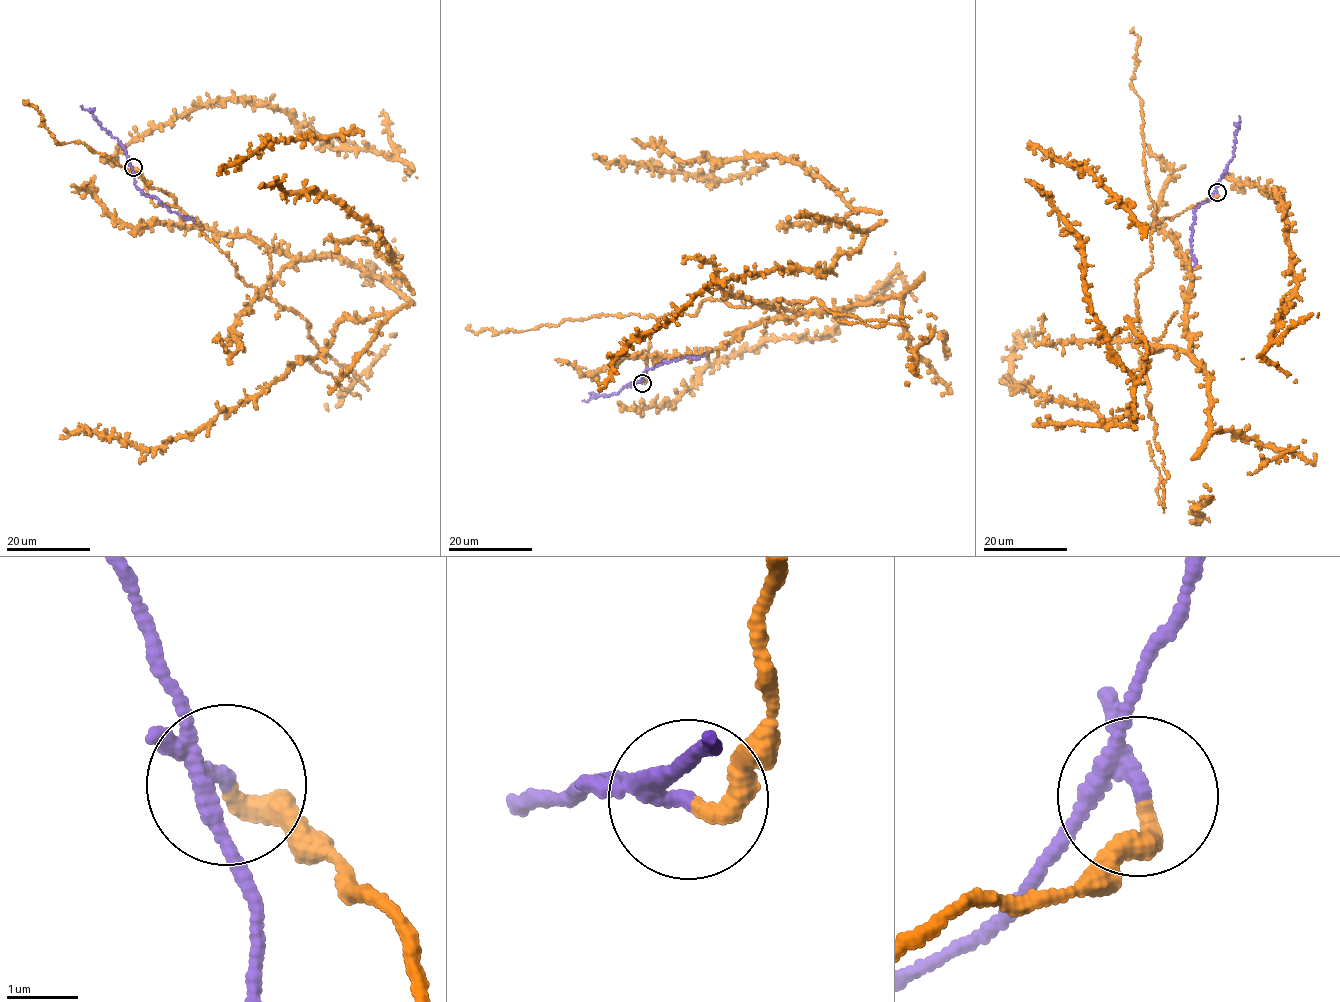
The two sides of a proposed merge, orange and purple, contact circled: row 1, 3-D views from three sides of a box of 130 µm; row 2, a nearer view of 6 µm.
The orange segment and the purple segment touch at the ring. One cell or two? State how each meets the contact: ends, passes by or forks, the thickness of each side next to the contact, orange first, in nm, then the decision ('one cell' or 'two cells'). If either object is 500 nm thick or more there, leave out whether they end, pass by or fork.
orange ends; purple passes by; calibres 320 and 200 nm; two cells

